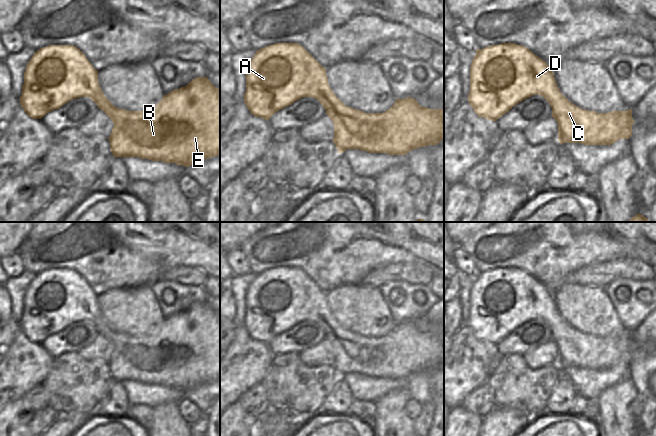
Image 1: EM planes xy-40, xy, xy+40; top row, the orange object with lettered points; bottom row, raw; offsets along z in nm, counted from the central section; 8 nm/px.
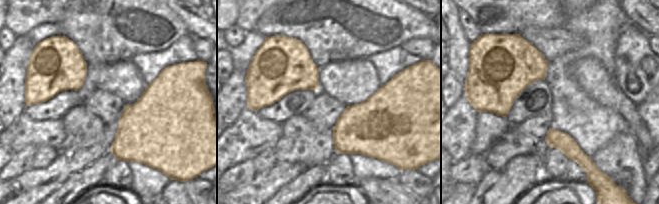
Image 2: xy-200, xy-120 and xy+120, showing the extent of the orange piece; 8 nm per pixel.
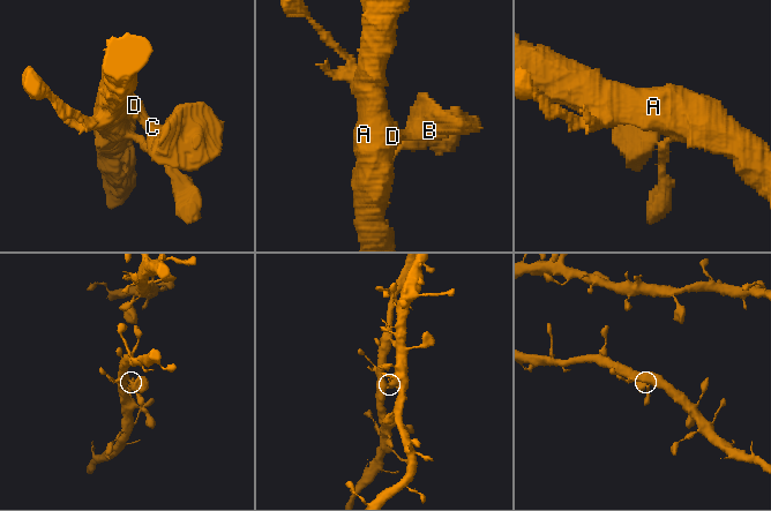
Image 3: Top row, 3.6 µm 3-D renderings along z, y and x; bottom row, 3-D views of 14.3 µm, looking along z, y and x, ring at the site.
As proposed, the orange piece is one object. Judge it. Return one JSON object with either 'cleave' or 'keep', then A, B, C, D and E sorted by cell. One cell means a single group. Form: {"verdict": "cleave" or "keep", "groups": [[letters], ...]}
{"verdict": "keep", "groups": [["A", "B", "C", "D", "E"]]}

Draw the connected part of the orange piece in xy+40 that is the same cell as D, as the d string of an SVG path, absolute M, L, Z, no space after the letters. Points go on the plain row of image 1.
M501 267L476 273L470 290L468 326L474 336L496 345L521 325L541 319L552 332L552 341L558 346L558 365L583 369L611 369L619 363L632 360L632 334L597 337L581 333L571 327L559 314L552 291L523 269Z

